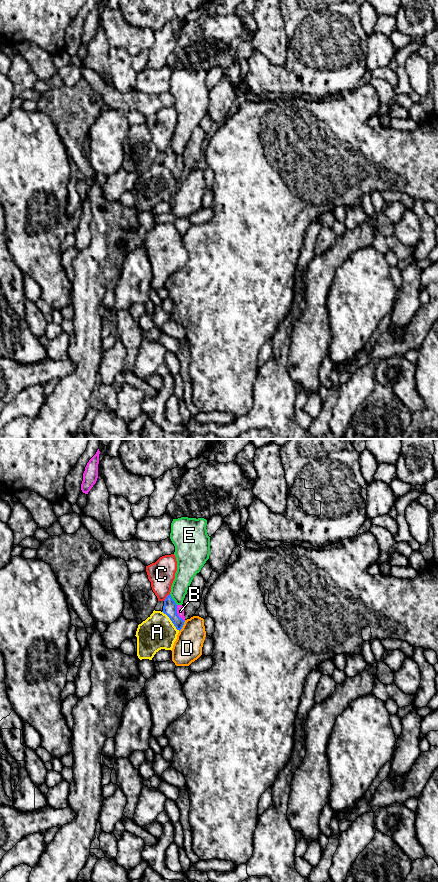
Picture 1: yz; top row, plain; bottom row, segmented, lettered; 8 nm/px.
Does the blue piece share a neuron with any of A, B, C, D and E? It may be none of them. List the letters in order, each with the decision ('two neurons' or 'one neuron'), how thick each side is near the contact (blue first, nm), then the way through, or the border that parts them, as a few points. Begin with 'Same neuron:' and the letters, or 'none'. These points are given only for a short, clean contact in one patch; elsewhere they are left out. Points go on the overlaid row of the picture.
Same neuron: B
A: two neurons | 110/280 nm
B: one neuron | 110/60 nm | across yz (170, 607), (176, 613), (180, 611)
C: two neurons | 110/220 nm
D: two neurons | 110/240 nm
E: two neurons | 110/150 nm

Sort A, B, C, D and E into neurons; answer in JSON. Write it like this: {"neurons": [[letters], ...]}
{"neurons": [["A"], ["B"], ["C"], ["D"], ["E"]]}

